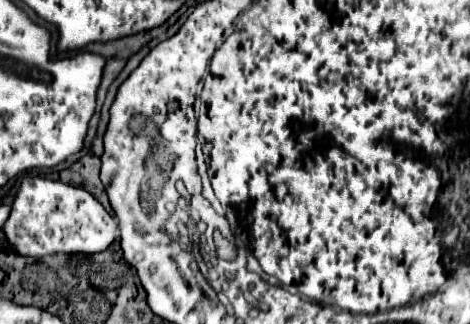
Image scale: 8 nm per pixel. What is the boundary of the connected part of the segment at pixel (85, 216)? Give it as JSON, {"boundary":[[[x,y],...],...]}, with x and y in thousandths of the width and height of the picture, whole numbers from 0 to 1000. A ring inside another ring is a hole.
{"boundary":[[[49,549],[19,679],[6,698],[28,778],[49,790],[206,784],[236,759],[249,722],[245,673],[177,580],[96,549]]]}

